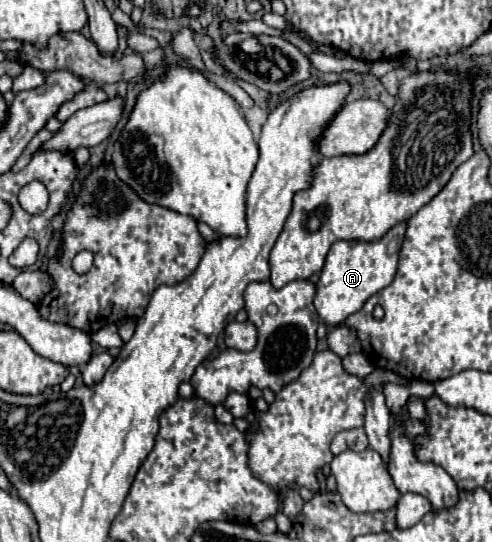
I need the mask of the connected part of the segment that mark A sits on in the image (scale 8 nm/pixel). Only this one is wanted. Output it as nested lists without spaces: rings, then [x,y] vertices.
[[[398,224],[378,242],[338,240],[336,244],[332,244],[328,258],[324,262],[324,268],[320,272],[320,278],[316,284],[316,296],[314,296],[316,312],[324,324],[338,326],[350,314],[358,312],[372,294],[384,290],[394,280],[404,232],[406,232],[406,224]]]

